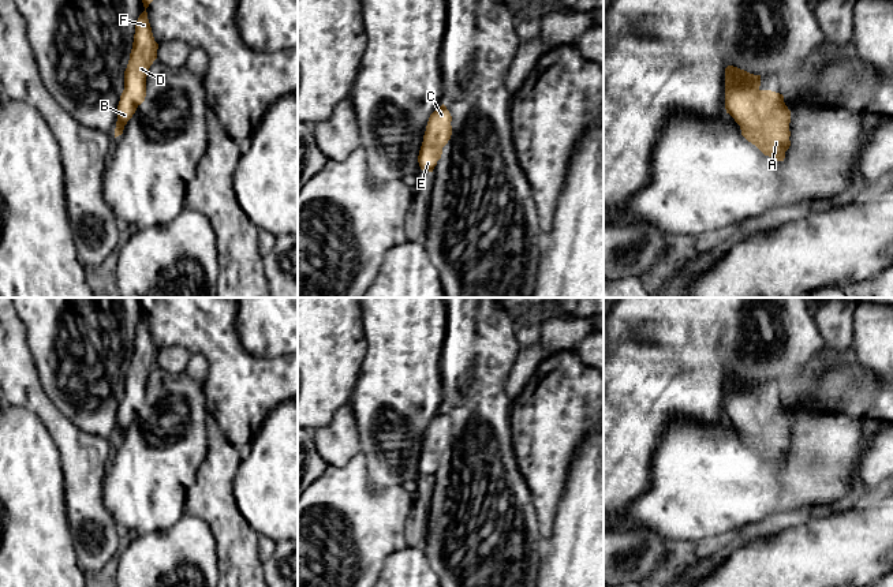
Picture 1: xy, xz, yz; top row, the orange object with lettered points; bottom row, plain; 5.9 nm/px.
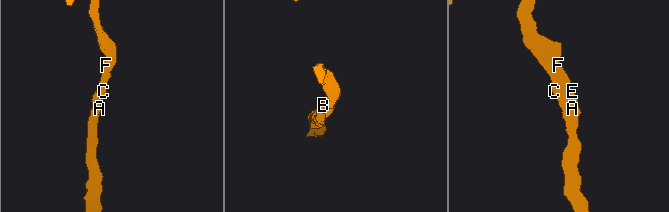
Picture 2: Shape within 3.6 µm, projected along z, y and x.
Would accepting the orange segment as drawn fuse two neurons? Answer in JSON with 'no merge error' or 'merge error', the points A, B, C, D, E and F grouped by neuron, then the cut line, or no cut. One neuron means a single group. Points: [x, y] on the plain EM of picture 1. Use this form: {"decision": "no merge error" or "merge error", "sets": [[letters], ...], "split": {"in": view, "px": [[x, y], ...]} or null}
{"decision": "no merge error", "sets": [["A", "B", "C", "D", "E", "F"]], "split": null}

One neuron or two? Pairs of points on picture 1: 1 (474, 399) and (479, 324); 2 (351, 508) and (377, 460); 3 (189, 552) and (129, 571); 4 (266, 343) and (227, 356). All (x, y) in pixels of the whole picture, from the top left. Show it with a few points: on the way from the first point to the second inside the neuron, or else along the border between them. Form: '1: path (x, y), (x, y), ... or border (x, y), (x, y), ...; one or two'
1: path (474, 380), (479, 343); one
2: border (359, 453), (372, 490), (400, 485); two
3: path (174, 561), (165, 569), (144, 571); one
4: border (235, 320), (236, 335), (251, 354), (279, 356); two

